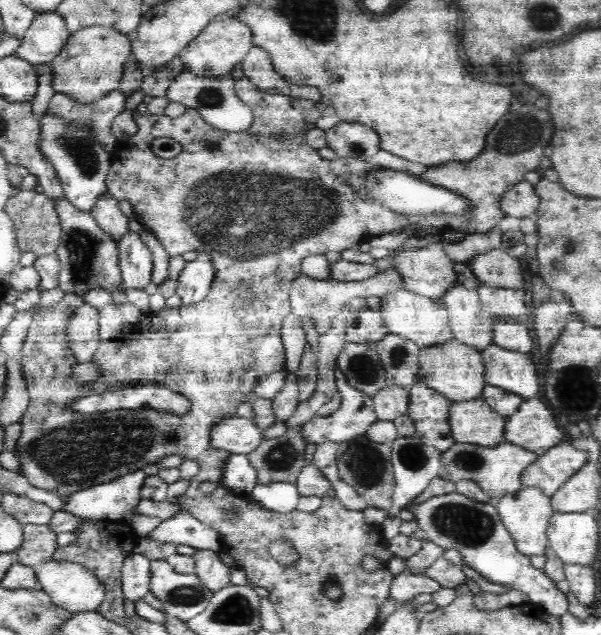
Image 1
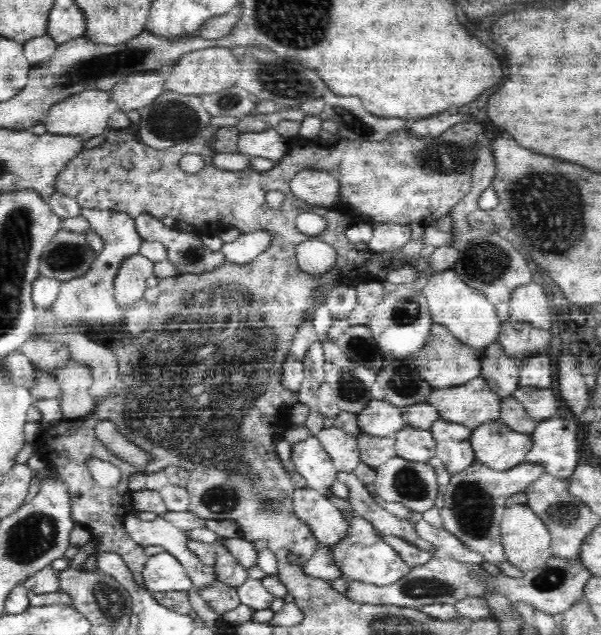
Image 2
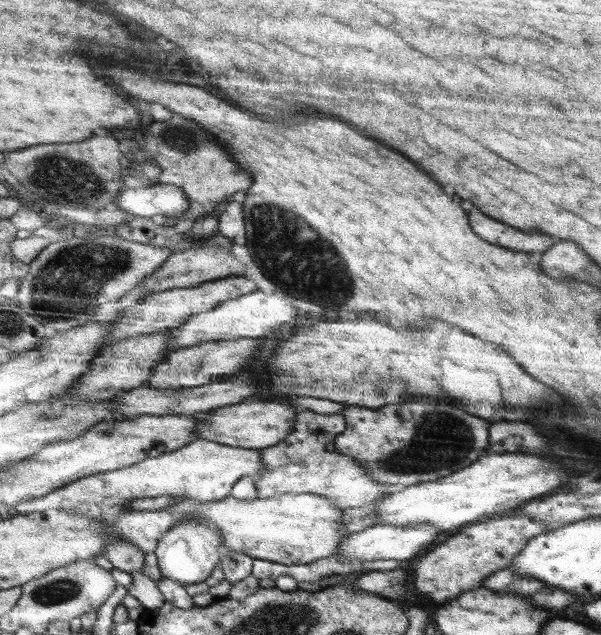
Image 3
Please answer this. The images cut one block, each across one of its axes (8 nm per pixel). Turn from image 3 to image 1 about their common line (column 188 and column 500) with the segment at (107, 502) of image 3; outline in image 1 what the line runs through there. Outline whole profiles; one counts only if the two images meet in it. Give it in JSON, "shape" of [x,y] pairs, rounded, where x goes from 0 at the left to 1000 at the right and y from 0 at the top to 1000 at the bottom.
{"shape":[[[842,693],[820,704],[759,696],[734,717],[732,753],[755,761],[775,754],[789,757],[817,787],[825,789],[835,781],[857,776],[872,767],[867,761],[867,746],[879,732],[884,732],[897,720],[890,712],[854,701]]]}

